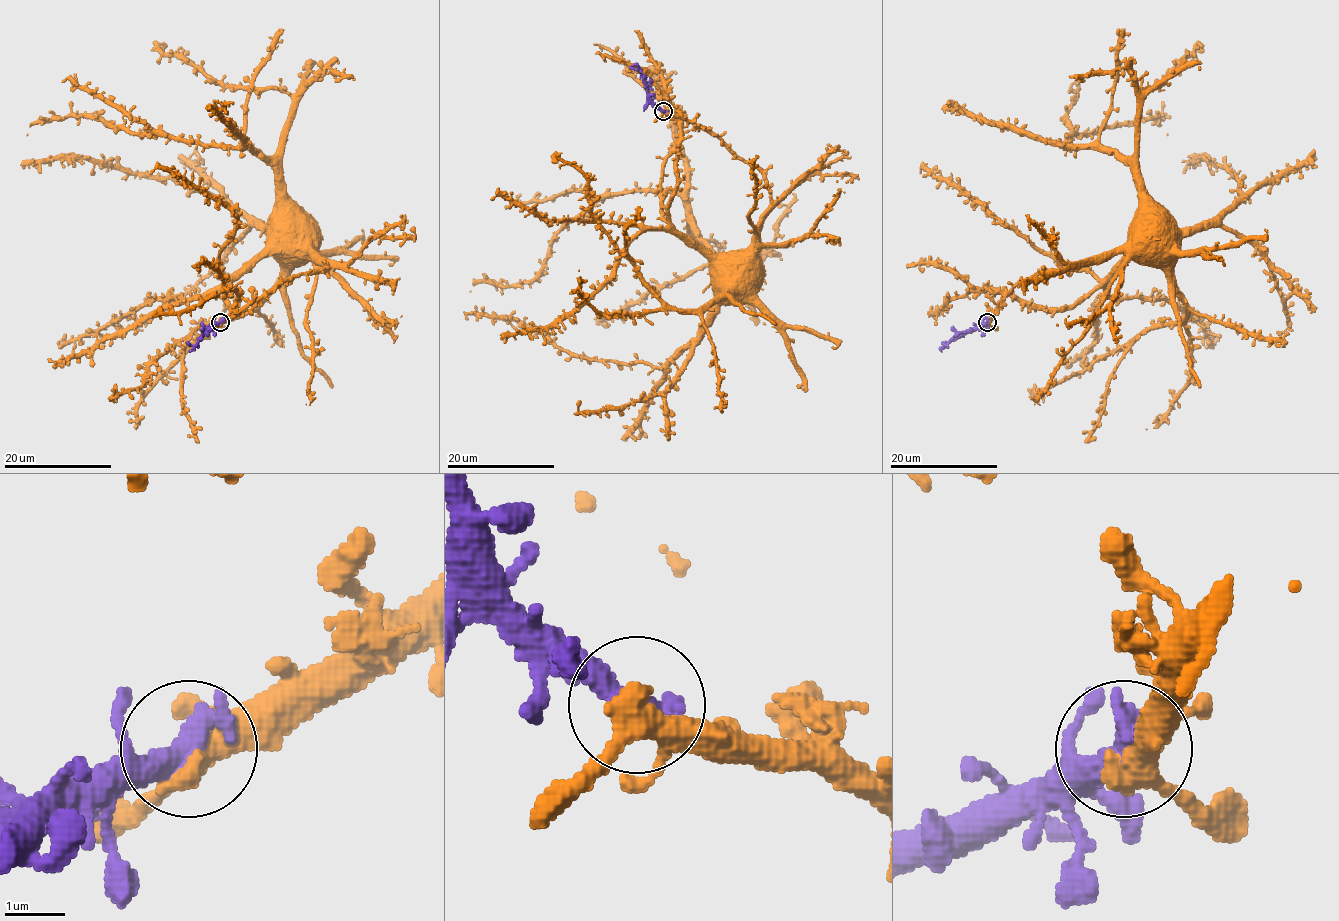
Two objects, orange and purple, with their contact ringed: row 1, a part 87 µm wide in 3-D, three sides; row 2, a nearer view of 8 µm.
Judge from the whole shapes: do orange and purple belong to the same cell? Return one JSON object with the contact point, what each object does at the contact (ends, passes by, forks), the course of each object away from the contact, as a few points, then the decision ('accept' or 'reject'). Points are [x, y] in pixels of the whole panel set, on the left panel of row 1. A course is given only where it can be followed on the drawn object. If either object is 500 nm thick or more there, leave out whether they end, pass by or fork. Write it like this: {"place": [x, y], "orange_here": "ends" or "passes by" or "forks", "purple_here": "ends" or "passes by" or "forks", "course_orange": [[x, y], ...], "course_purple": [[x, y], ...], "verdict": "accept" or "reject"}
{"place": [220, 322], "course_orange": [[221, 322], [327, 267], [284, 203], [283, 174], [252, 149], [85, 116], [35, 120], [27, 135]], "course_purple": [[221, 322], [215, 322], [188, 352]], "verdict": "accept"}

